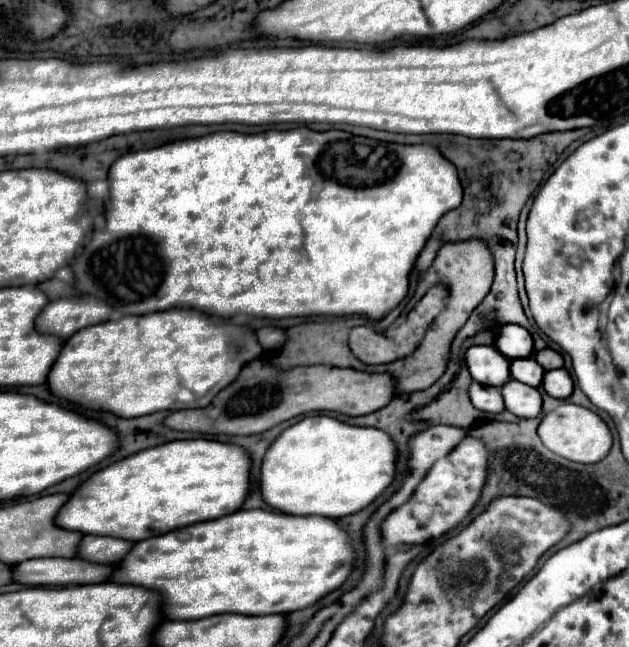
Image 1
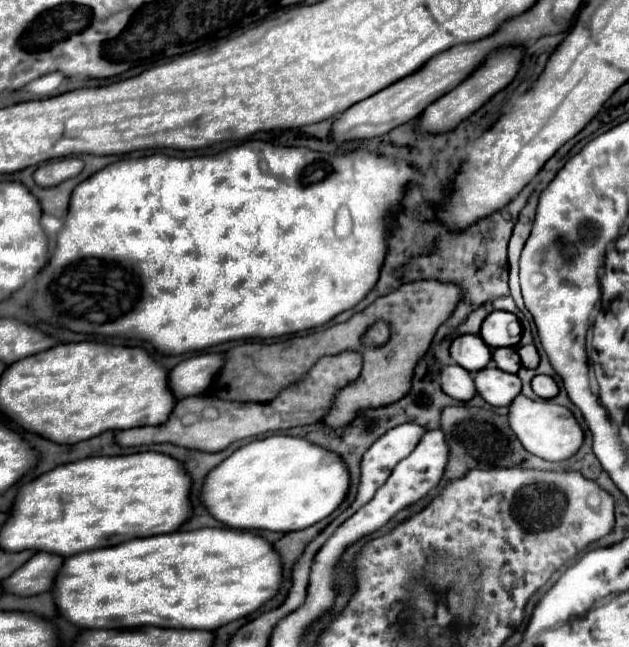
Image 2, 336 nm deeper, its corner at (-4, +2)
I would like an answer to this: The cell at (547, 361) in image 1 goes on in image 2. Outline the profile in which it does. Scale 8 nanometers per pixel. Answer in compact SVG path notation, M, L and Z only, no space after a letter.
M526 345L526 347L520 347L518 349L518 355L522 359L522 365L528 367L528 369L536 369L538 363L540 363L540 355L536 351L534 345Z

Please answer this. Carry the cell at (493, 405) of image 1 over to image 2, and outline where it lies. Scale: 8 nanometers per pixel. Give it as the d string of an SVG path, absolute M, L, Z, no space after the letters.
M448 365L442 371L442 389L444 393L448 393L450 397L454 397L456 401L470 401L474 399L478 393L474 389L474 379L472 375L462 369L460 365Z

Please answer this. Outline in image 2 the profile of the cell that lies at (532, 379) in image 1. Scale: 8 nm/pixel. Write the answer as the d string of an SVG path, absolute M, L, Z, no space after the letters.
M502 347L502 349L496 349L494 351L494 363L498 369L506 371L506 373L518 373L518 369L522 367L522 361L516 353L514 347Z

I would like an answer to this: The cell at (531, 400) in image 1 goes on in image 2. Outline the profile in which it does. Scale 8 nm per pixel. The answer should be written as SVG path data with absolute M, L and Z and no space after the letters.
M494 363L476 373L474 383L478 395L486 399L492 407L508 407L510 401L514 401L514 397L518 397L522 391L522 381L518 379L518 375L504 373L496 369Z

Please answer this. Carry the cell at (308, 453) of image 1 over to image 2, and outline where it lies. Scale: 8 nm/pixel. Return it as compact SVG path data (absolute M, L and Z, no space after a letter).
M270 435L236 449L226 461L212 469L202 487L202 503L218 521L228 527L290 533L326 519L346 499L348 489L350 473L346 473L346 465L342 465L334 453L326 453L326 449L318 449L318 445L310 445L310 441L300 437Z

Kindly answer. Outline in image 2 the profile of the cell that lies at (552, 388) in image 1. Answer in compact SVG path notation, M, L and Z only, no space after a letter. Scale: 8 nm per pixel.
M536 375L532 379L532 389L542 399L552 399L558 395L558 383L550 375Z

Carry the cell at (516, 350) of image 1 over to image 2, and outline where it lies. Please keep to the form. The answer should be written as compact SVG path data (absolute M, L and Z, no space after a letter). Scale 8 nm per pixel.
M492 311L482 323L480 337L490 349L500 349L500 347L516 347L520 343L520 333L522 327L514 313Z

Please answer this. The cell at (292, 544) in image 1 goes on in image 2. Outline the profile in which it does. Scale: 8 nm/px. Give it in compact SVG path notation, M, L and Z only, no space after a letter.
M204 527L176 531L126 543L84 551L64 561L56 583L56 605L74 625L84 629L132 629L142 625L170 629L214 631L230 621L242 619L272 601L282 587L282 559L278 549L252 531L230 527Z

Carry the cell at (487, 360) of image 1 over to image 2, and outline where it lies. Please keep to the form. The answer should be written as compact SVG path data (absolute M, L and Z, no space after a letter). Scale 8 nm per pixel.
M462 335L452 341L452 359L470 373L482 371L492 361L492 349L478 335Z

